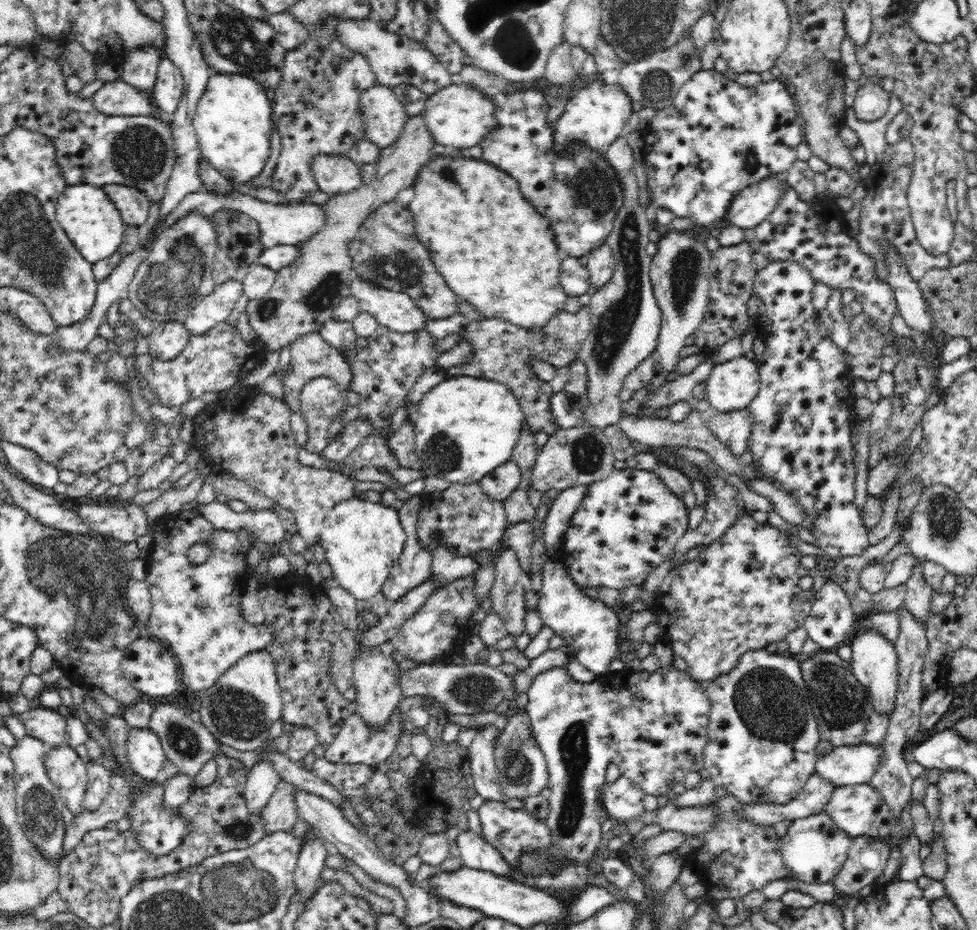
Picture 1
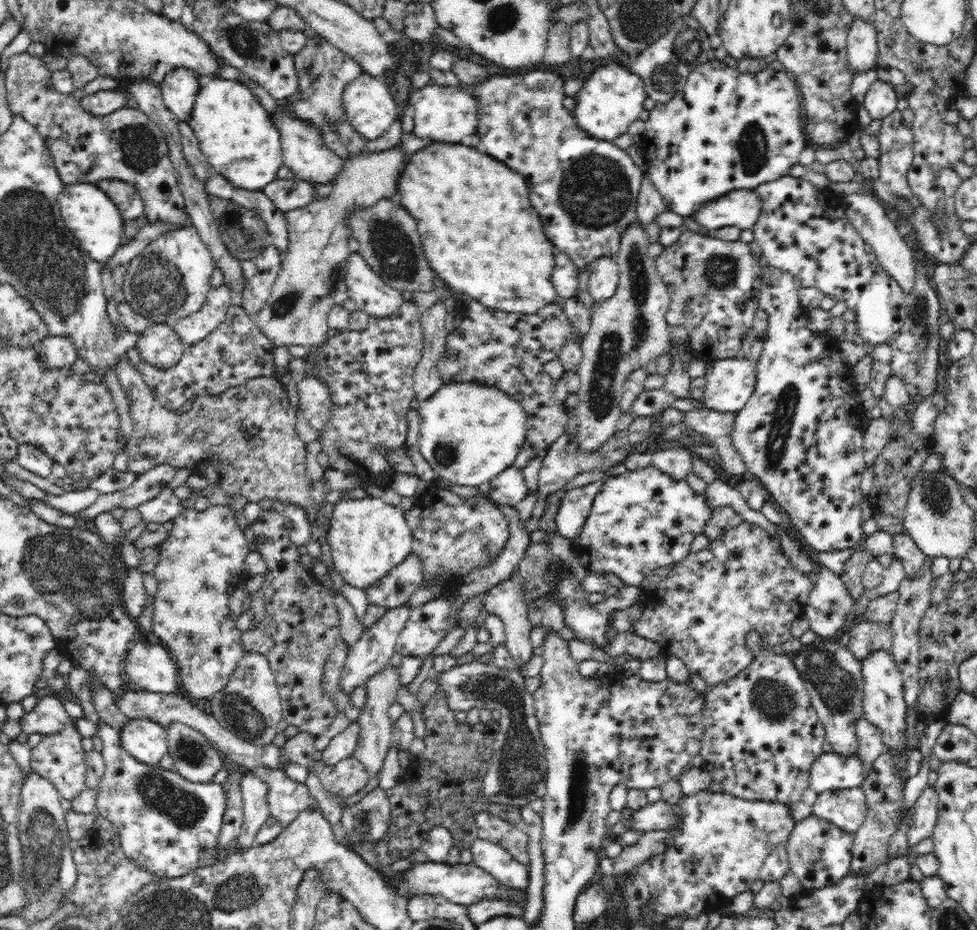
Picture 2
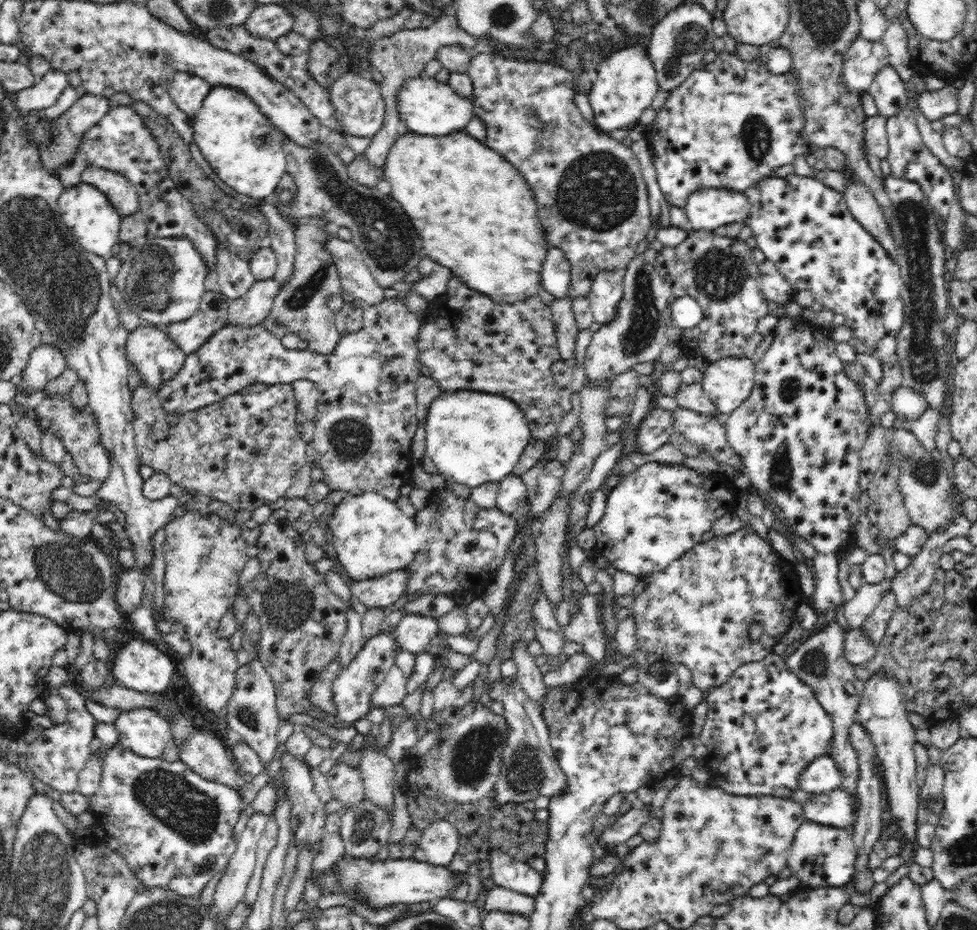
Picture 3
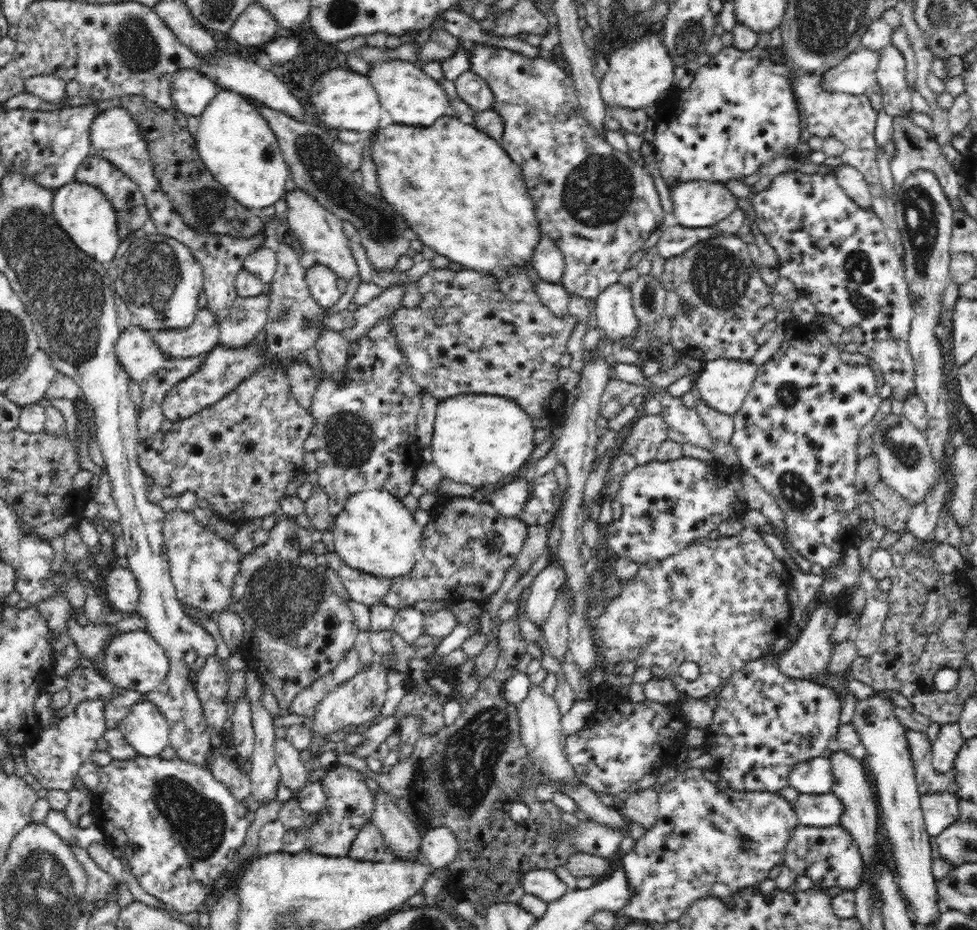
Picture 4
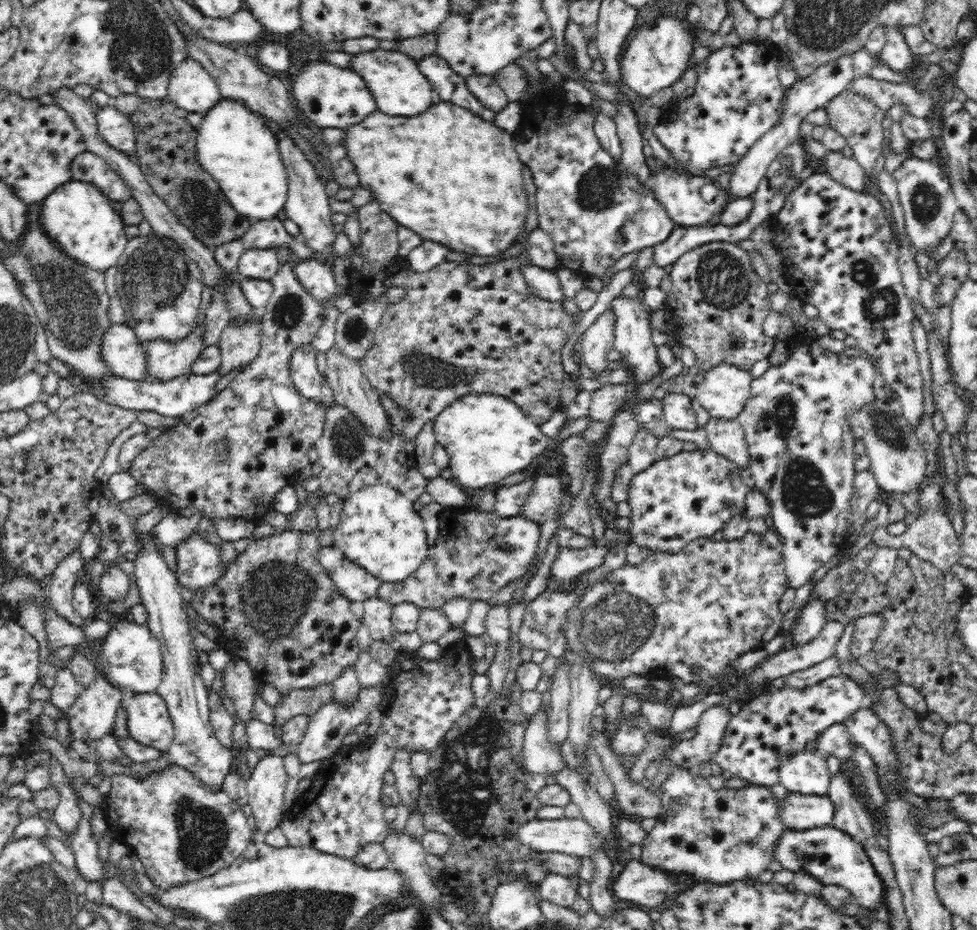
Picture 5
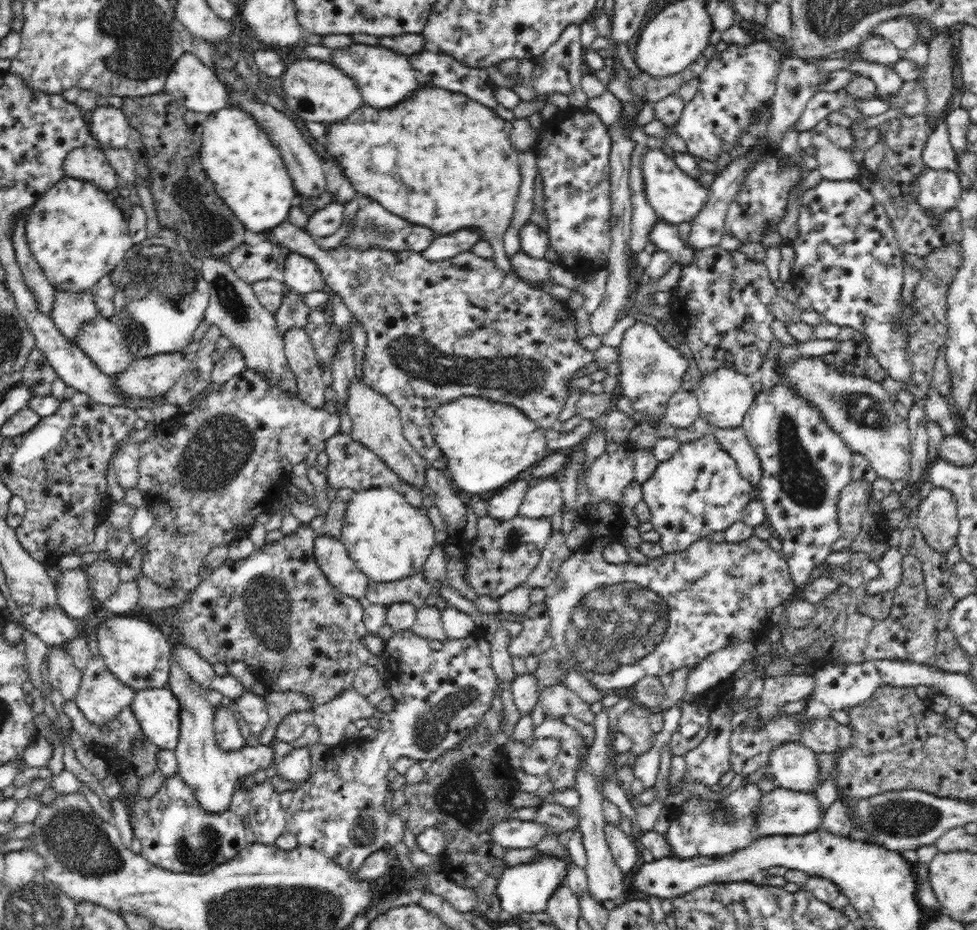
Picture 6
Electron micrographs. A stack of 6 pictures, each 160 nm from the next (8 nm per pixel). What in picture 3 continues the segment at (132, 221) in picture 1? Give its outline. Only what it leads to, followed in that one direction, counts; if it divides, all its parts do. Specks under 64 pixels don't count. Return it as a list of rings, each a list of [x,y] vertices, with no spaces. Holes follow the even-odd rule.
[[[92,168],[83,172],[82,181],[98,188],[122,217],[139,210],[137,189],[120,173]]]

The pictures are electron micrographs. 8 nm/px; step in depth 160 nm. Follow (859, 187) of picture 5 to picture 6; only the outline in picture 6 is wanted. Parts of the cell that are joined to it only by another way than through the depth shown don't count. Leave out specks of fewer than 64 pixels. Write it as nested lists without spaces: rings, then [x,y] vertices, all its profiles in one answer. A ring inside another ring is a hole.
[[[814,133],[812,145],[816,149],[817,170],[822,179],[854,182],[864,171],[863,166],[853,160],[847,149],[835,146],[826,136]]]

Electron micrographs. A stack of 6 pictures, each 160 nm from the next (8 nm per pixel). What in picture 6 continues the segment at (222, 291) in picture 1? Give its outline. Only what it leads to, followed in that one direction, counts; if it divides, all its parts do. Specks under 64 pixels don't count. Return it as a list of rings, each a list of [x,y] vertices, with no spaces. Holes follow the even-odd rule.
[[[192,341],[176,352],[134,358],[124,372],[114,376],[115,383],[119,386],[122,396],[125,396],[125,398],[134,398],[134,396],[137,396],[137,398],[156,398],[160,394],[167,393],[168,389],[178,382],[188,365],[194,360],[198,346],[198,342]]]

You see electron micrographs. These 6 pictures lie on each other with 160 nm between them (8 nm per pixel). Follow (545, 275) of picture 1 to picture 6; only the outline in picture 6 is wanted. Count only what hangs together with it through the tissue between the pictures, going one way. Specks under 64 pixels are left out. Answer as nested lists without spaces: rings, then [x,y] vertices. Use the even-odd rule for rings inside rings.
[[[424,85],[423,87],[418,87],[418,90],[411,97],[408,97],[405,101],[398,103],[392,108],[377,109],[370,105],[362,105],[357,111],[352,113],[352,116],[348,116],[346,120],[330,125],[328,127],[328,134],[326,134],[328,138],[326,150],[330,152],[330,156],[332,156],[334,161],[344,168],[345,175],[354,186],[356,193],[366,195],[373,199],[373,201],[378,202],[388,212],[404,217],[404,219],[412,224],[432,229],[434,236],[449,235],[460,229],[474,229],[480,235],[480,240],[488,242],[493,248],[496,267],[506,273],[512,273],[511,263],[505,256],[503,238],[506,229],[510,226],[520,184],[522,183],[519,154],[512,147],[510,141],[512,128],[513,124],[511,121],[499,118],[492,109],[477,103],[462,93],[454,93],[430,85]]]

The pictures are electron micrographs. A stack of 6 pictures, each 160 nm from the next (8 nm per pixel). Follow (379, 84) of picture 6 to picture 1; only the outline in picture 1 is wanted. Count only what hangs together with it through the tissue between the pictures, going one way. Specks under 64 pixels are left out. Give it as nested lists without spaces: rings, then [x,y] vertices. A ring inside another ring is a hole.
[[[451,83],[447,87],[441,88],[436,94],[426,97],[422,112],[426,117],[428,131],[432,133],[436,144],[468,150],[480,145],[480,142],[498,126],[496,100],[475,86]]]

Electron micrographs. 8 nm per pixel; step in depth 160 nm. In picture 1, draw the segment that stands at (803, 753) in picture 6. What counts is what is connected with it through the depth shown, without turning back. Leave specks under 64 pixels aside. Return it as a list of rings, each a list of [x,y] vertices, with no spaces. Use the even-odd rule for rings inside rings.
[[[858,745],[834,747],[815,764],[815,772],[834,786],[869,784],[880,761],[884,758],[883,745]]]

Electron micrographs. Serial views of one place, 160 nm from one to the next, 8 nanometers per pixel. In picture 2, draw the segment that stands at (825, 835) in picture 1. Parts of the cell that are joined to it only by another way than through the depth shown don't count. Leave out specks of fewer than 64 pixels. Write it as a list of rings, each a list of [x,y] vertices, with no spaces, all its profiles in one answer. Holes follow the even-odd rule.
[[[808,816],[808,818],[794,824],[794,828],[786,840],[786,854],[790,861],[791,873],[806,890],[837,885],[850,873],[853,842],[853,833],[846,832],[817,816]]]

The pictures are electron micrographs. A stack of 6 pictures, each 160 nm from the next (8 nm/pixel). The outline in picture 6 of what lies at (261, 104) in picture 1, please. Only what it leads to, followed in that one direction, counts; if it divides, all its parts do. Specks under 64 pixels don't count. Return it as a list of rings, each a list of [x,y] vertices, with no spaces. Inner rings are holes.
[[[229,104],[210,113],[200,125],[199,160],[216,186],[215,192],[250,232],[268,232],[287,220],[297,193],[288,170],[266,132],[249,112]]]

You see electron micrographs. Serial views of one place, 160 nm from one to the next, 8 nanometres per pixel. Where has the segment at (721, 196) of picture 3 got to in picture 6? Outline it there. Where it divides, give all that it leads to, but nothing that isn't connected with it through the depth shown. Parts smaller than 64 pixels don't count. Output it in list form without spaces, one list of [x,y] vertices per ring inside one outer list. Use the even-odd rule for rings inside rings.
[[[647,149],[644,154],[644,185],[646,185],[646,197],[650,207],[660,219],[672,225],[681,222],[691,223],[696,215],[706,208],[712,192],[710,186],[703,186],[699,180],[684,173],[675,164],[673,158],[666,156],[659,149]]]

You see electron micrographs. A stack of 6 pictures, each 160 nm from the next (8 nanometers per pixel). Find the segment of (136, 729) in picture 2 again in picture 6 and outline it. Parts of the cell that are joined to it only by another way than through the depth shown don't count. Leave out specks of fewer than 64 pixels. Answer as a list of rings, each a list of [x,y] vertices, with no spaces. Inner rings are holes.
[[[168,687],[134,693],[130,709],[144,737],[160,750],[174,750],[180,730],[180,705]]]

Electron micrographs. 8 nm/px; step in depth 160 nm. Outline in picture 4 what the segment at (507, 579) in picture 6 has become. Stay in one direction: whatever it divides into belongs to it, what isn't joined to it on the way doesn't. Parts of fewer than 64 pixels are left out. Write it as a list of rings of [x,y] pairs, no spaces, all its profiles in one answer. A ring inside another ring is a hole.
[[[447,496],[440,503],[435,503],[429,520],[423,527],[422,551],[408,574],[397,577],[384,598],[384,605],[396,610],[412,607],[420,600],[440,601],[463,598],[464,600],[483,600],[492,596],[502,584],[510,566],[517,562],[518,553],[526,540],[527,524],[517,516],[502,516],[491,503],[479,501],[471,497]]]

